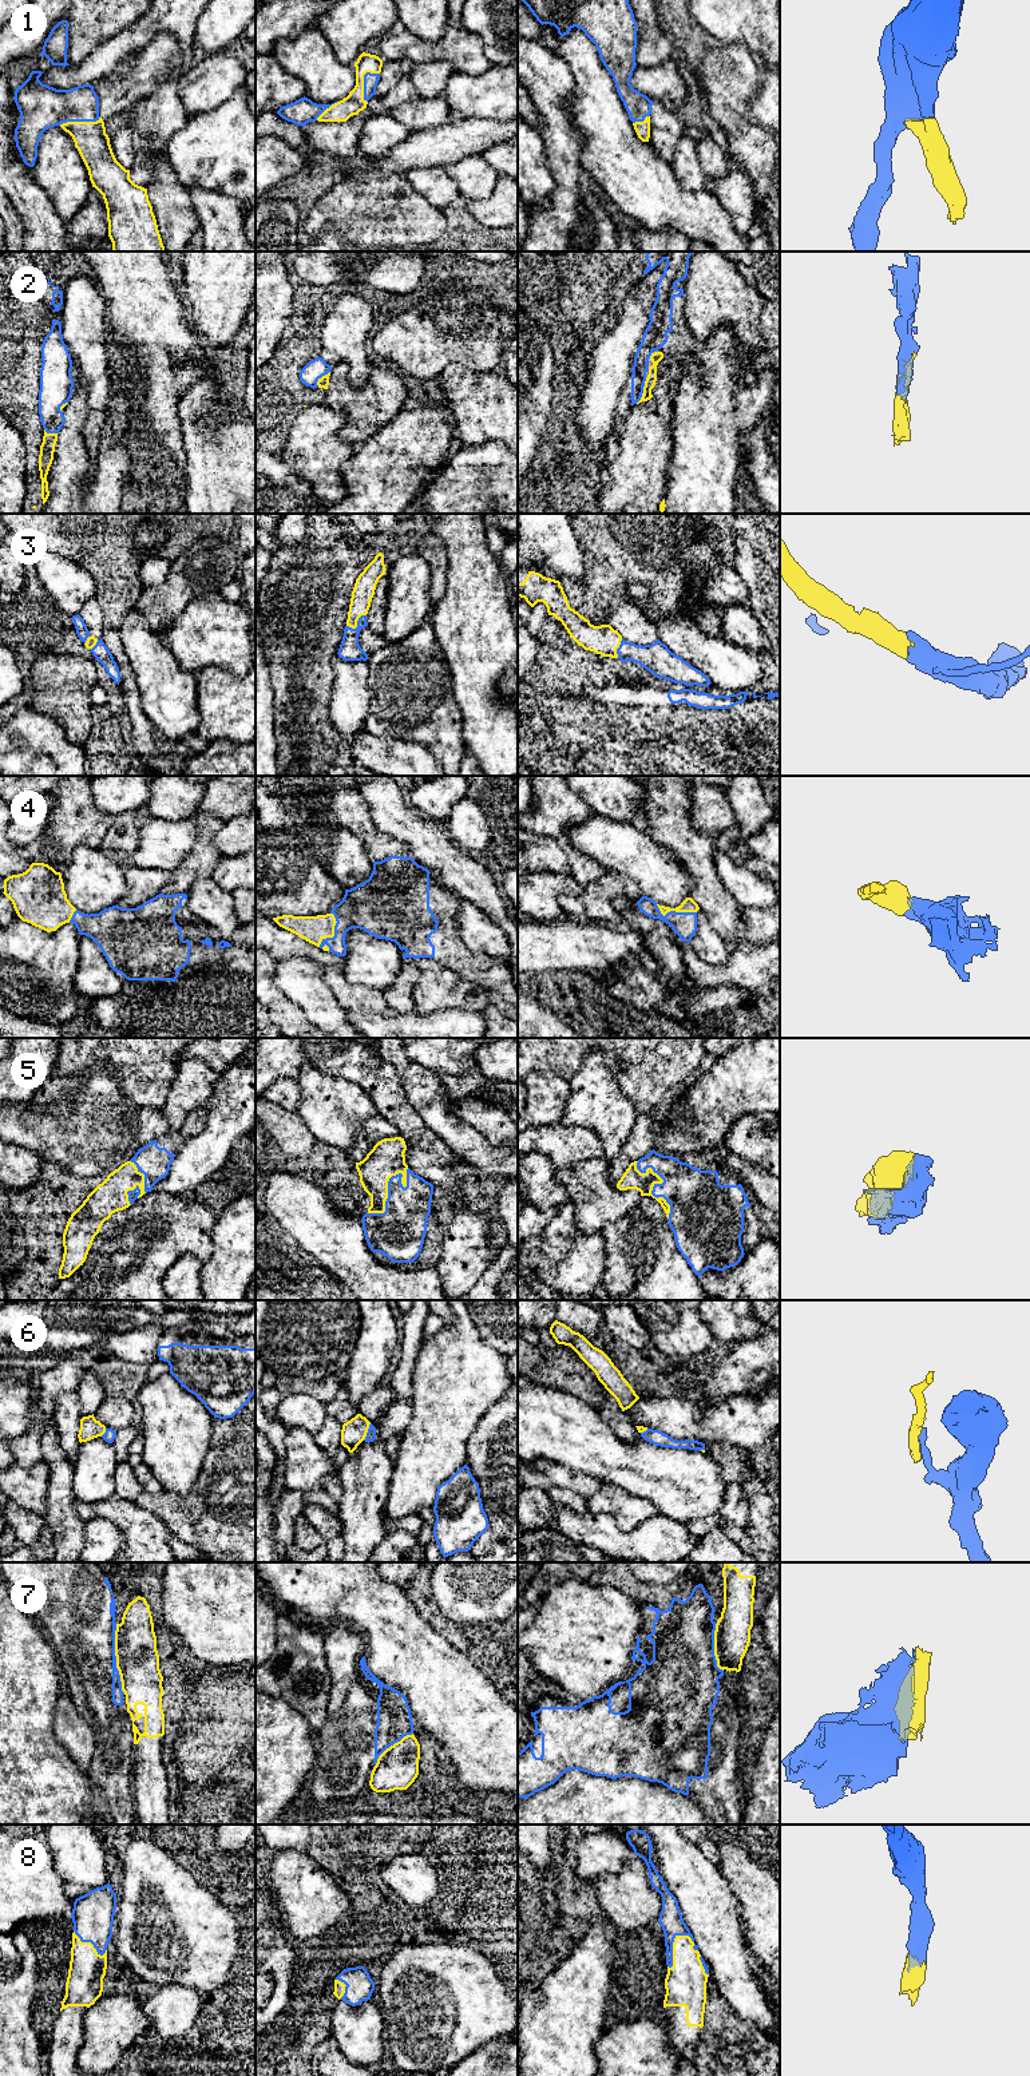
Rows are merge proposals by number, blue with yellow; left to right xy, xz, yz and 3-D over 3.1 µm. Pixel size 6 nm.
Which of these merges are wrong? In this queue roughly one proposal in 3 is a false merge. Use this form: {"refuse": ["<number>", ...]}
{"refuse": ["6", "7"]}

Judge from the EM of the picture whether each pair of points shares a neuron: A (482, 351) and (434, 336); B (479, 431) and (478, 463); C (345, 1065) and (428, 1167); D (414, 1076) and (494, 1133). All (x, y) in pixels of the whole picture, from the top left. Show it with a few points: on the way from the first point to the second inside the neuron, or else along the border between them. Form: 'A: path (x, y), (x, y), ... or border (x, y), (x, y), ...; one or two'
A: path (470, 341), (454, 341), (446, 336); one
B: border (503, 443), (460, 446); two
C: path (373, 1082), (423, 1138); one
D: border (452, 1100), (450, 1110), (471, 1126); two

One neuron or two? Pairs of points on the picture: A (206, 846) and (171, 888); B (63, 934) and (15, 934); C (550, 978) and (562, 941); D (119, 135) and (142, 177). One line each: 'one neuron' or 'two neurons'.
A: one neuron
B: one neuron
C: two neurons
D: two neurons

